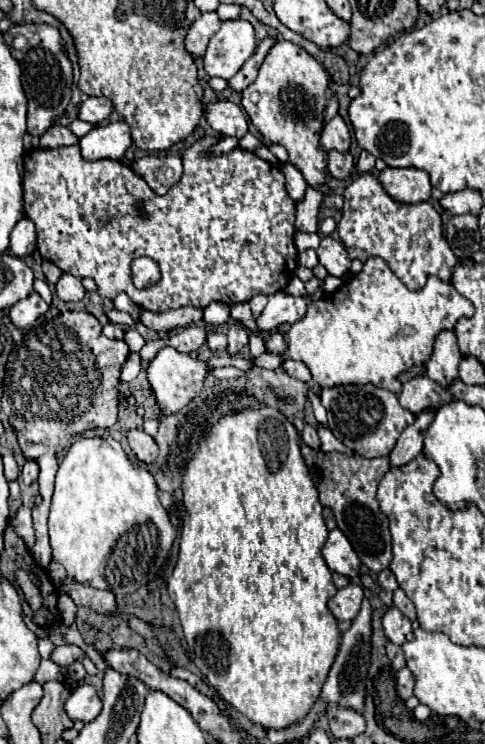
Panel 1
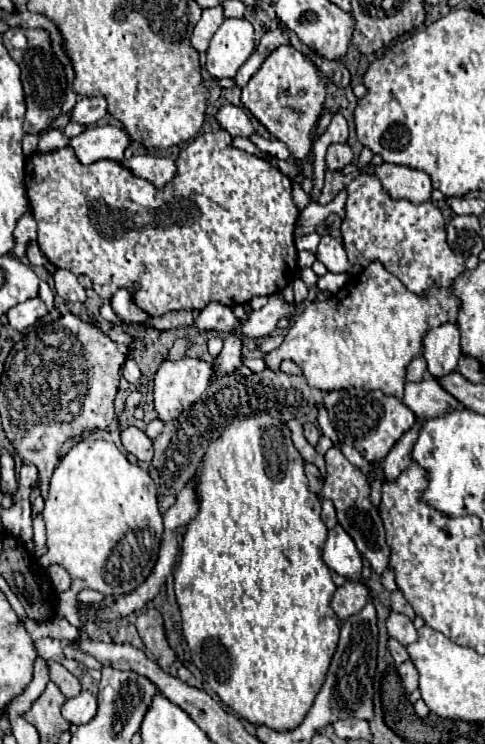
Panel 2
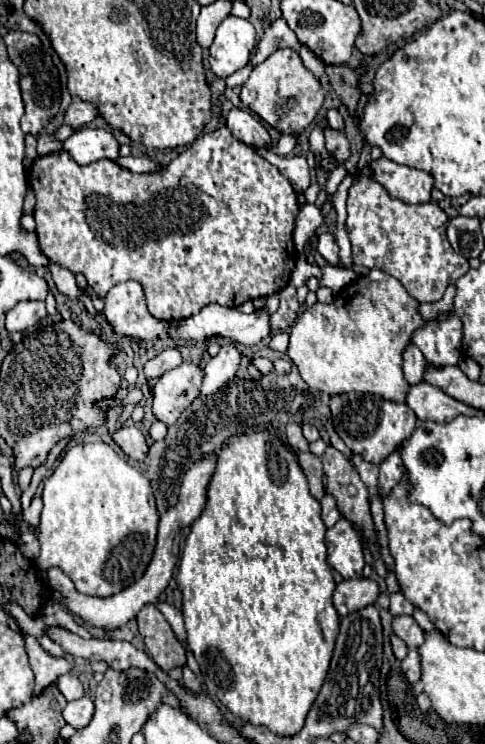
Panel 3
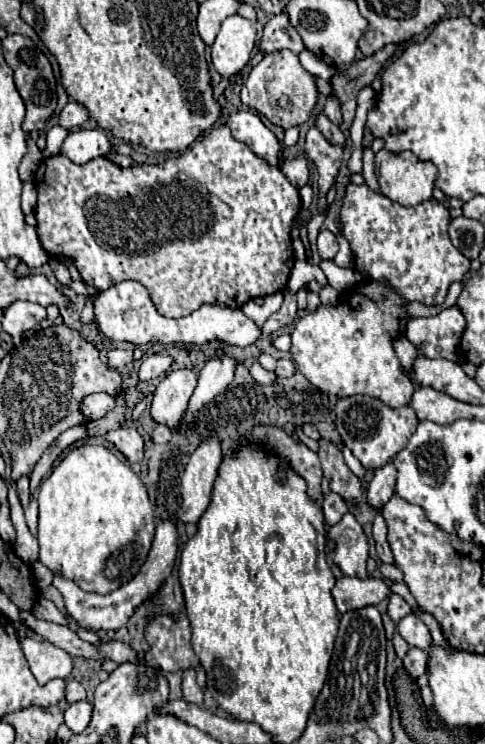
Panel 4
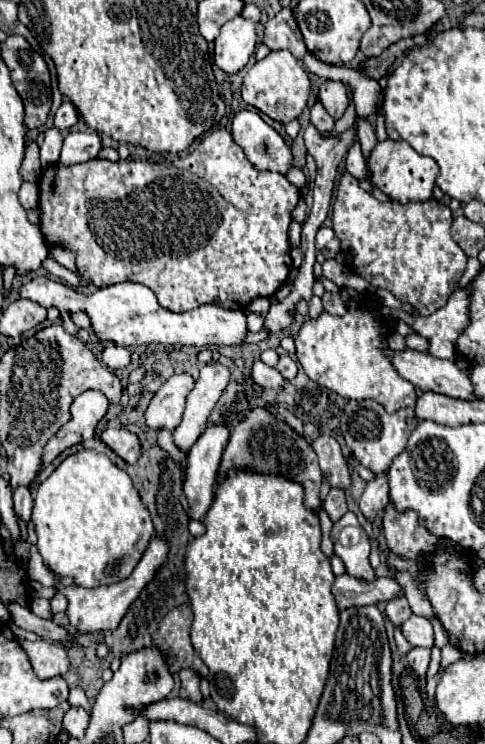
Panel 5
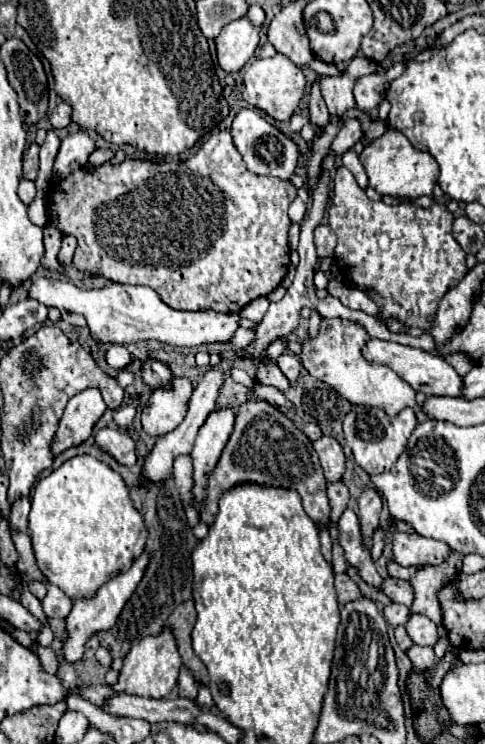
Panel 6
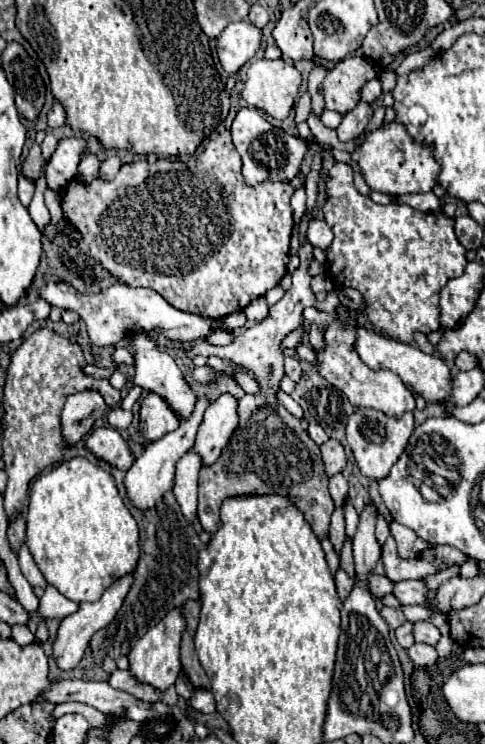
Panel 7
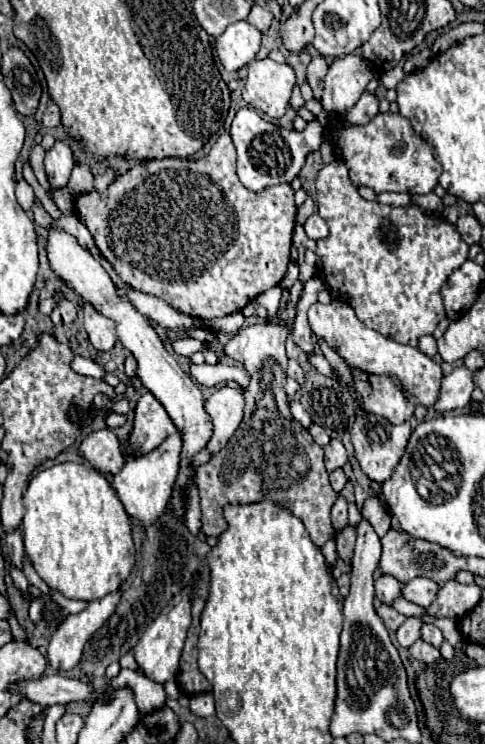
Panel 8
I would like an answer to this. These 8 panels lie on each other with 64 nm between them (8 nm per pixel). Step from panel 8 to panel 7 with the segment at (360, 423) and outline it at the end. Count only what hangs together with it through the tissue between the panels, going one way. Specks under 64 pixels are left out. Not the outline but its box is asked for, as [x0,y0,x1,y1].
[346,408,414,480]

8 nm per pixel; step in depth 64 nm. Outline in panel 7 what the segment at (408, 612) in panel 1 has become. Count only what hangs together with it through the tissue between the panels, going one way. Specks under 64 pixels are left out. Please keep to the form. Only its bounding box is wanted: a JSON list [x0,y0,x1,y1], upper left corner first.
[380,606,406,630]

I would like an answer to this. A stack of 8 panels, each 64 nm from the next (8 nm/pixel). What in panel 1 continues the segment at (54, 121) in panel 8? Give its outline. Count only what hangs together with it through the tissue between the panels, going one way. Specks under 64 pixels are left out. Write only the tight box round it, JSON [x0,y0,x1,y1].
[78,98,112,124]

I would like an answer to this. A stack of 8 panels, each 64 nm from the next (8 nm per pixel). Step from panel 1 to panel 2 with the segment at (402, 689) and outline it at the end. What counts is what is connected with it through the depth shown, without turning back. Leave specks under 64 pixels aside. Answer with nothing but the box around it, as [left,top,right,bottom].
[398,658,418,694]

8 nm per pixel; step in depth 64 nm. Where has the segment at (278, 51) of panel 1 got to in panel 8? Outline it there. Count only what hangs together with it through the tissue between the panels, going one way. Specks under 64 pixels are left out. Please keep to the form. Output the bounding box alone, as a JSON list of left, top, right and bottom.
[242,58,296,118]

